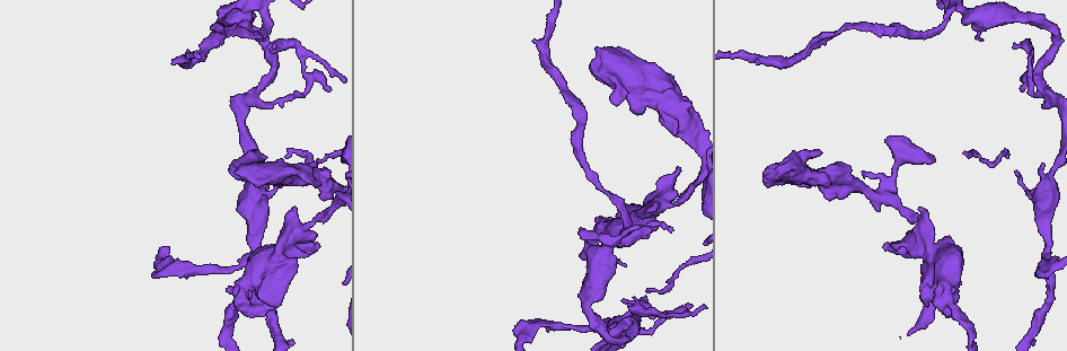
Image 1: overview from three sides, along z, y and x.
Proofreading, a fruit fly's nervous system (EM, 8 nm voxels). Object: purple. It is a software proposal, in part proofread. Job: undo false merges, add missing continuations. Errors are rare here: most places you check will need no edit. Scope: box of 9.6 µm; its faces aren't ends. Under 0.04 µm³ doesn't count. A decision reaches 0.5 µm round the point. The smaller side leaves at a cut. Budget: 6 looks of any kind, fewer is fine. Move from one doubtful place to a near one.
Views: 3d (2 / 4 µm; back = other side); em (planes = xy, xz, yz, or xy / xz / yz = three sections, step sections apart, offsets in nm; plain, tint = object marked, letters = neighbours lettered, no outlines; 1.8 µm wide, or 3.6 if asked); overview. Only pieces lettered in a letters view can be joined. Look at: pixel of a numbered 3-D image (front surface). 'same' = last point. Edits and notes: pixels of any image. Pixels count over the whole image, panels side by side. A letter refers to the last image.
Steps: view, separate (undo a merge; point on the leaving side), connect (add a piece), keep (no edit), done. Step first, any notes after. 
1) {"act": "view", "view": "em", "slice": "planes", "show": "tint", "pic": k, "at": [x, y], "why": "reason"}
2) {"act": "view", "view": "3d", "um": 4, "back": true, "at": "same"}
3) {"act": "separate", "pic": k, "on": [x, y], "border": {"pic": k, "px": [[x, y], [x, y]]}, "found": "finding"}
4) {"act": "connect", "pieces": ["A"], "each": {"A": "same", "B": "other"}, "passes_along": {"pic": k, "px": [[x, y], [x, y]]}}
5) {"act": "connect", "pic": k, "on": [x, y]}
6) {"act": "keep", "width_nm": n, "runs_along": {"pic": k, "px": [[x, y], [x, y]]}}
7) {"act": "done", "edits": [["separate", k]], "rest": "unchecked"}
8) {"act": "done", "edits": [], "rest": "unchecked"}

{"act": "view", "view": "em", "slice": "xy", "step": 16, "show": "letters", "pic": 1, "at": [674, 125], "why": "an open end"}

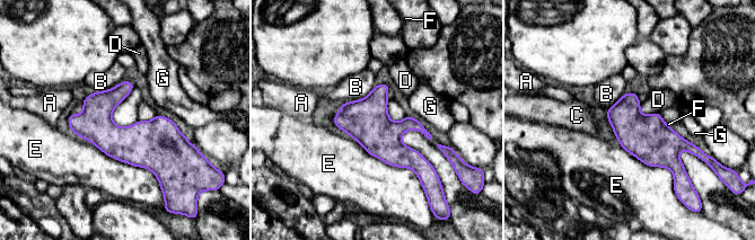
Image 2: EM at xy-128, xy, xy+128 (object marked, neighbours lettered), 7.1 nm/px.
{"act": "view", "view": "em", "slice": "planes", "show": "letters", "at": "same"}

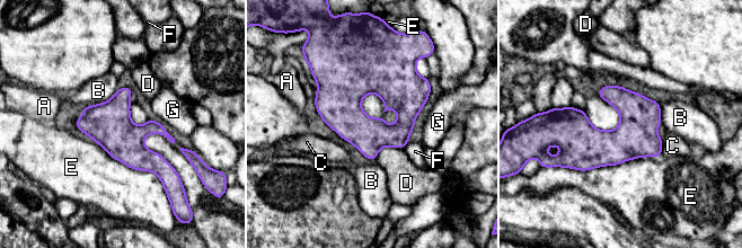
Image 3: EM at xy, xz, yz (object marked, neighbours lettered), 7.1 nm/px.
{"act": "keep", "width_nm": 260, "each": {"A": "other", "B": "other", "C": "other", "D": "other", "E": "other", "F": "other", "G": "other"}, "border": {"pic": 3, "px": [[402, 148], [382, 147], [376, 159]]}, "found": "no lettered piece goes on from it"}

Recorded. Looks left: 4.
{"act": "view", "view": "3d", "um": 2, "pic": 1, "at": [661, 204], "why": "abrupt turn"}

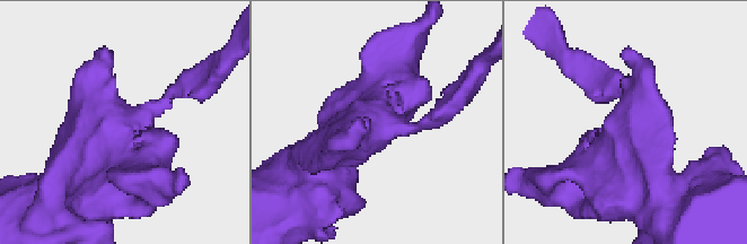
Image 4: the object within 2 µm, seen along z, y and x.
{"act": "view", "view": "em", "slice": "xz", "step": 8, "show": "tint", "pic": 4, "at": [373, 125]}

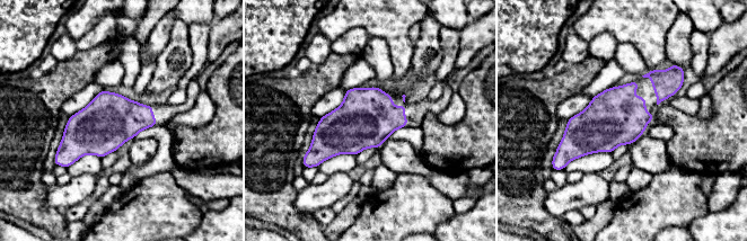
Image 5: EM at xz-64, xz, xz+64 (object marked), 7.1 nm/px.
{"act": "view", "view": "em", "slice": "yz", "step": 16, "show": "letters", "at": "same", "why": "another direction"}

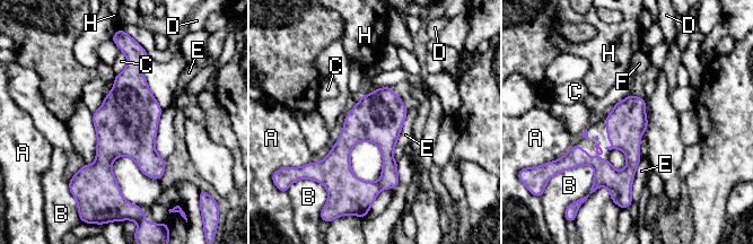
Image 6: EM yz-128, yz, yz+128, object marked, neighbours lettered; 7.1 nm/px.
{"act": "keep", "each": {"A": "other", "B": "other", "C": "other", "D": "other", "E": "other", "F": "other", "H": "other"}, "border": {"pic": 6, "px": [[408, 112], [393, 153], [396, 163]]}, "found": "one cell here"}

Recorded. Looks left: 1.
{"act": "done", "edits": [], "rest": "unchecked"}

